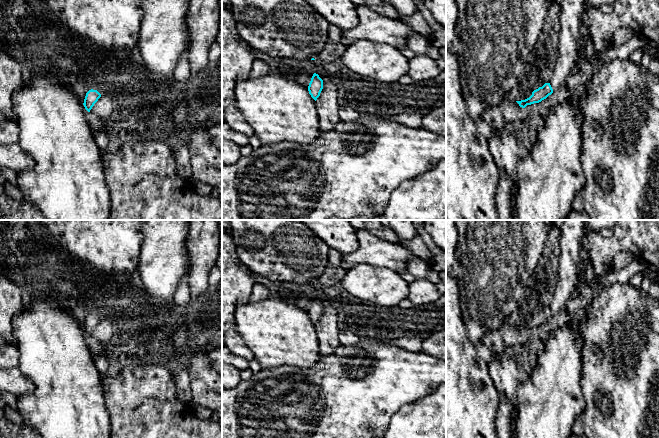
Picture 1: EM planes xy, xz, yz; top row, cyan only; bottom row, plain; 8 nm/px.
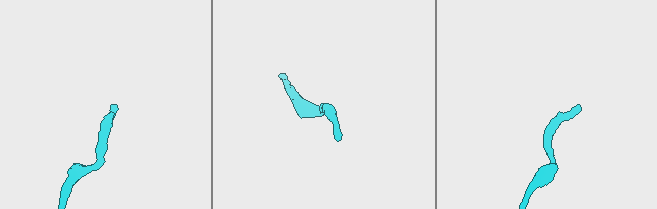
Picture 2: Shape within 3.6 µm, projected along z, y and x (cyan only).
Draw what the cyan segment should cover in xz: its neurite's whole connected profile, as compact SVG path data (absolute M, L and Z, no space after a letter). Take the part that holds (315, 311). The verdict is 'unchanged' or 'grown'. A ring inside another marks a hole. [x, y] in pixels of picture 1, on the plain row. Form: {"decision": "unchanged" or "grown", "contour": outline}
{"decision": "unchanged", "contour": "M314 297L308 310L311 321L316 325L323 313L323 304L318 298Z"}

